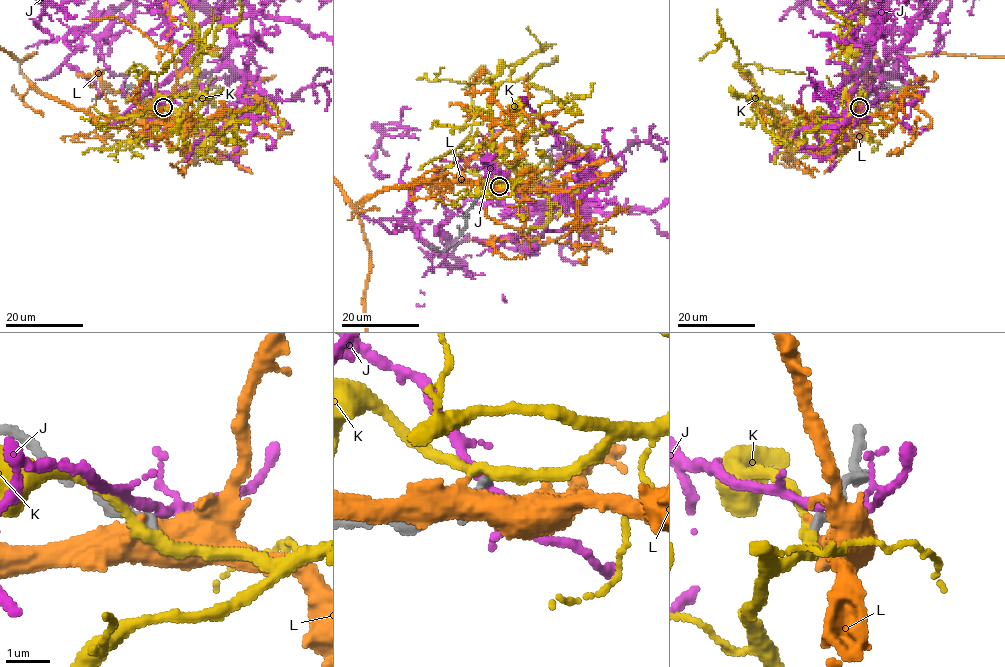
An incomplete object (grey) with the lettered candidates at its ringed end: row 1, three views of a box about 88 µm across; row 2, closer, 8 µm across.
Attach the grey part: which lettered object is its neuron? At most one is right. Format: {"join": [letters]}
{"join": ["K"]}

